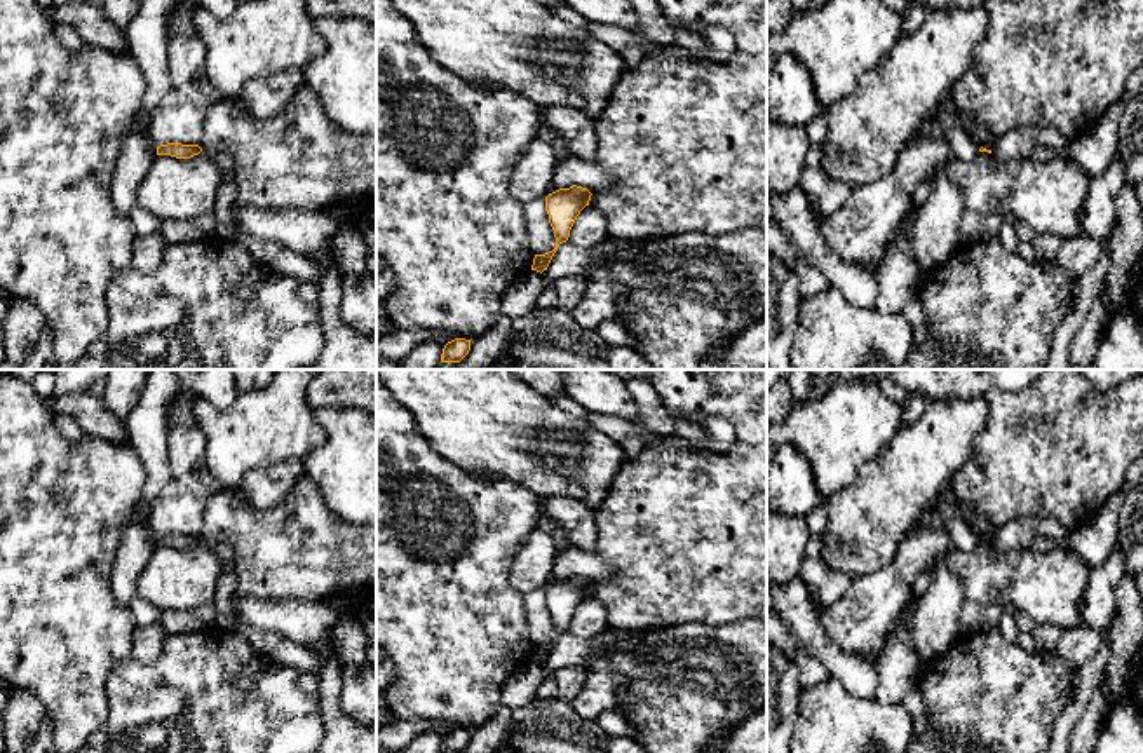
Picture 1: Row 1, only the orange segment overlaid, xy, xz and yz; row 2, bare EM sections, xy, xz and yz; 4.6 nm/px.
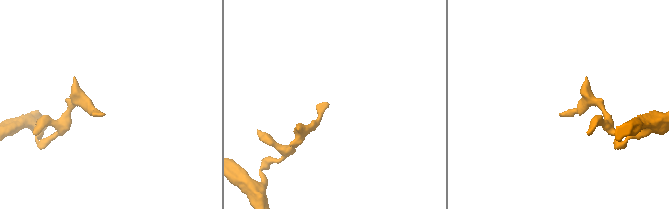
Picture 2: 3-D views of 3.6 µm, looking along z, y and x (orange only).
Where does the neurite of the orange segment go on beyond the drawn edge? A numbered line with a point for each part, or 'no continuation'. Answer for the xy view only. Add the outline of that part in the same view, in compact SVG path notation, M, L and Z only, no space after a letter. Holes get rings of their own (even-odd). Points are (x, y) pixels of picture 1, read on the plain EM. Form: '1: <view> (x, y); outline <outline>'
no continuation

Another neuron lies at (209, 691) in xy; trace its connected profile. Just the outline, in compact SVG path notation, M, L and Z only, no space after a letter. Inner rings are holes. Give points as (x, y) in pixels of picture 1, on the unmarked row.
M240 631L169 634L153 662L115 664L106 682L108 718L75 753L314 753L324 736L319 671L275 664Z

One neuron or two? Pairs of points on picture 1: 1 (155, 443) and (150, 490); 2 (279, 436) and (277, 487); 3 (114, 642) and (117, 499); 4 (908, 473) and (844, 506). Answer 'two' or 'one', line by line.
1: one
2: two
3: one
4: one

